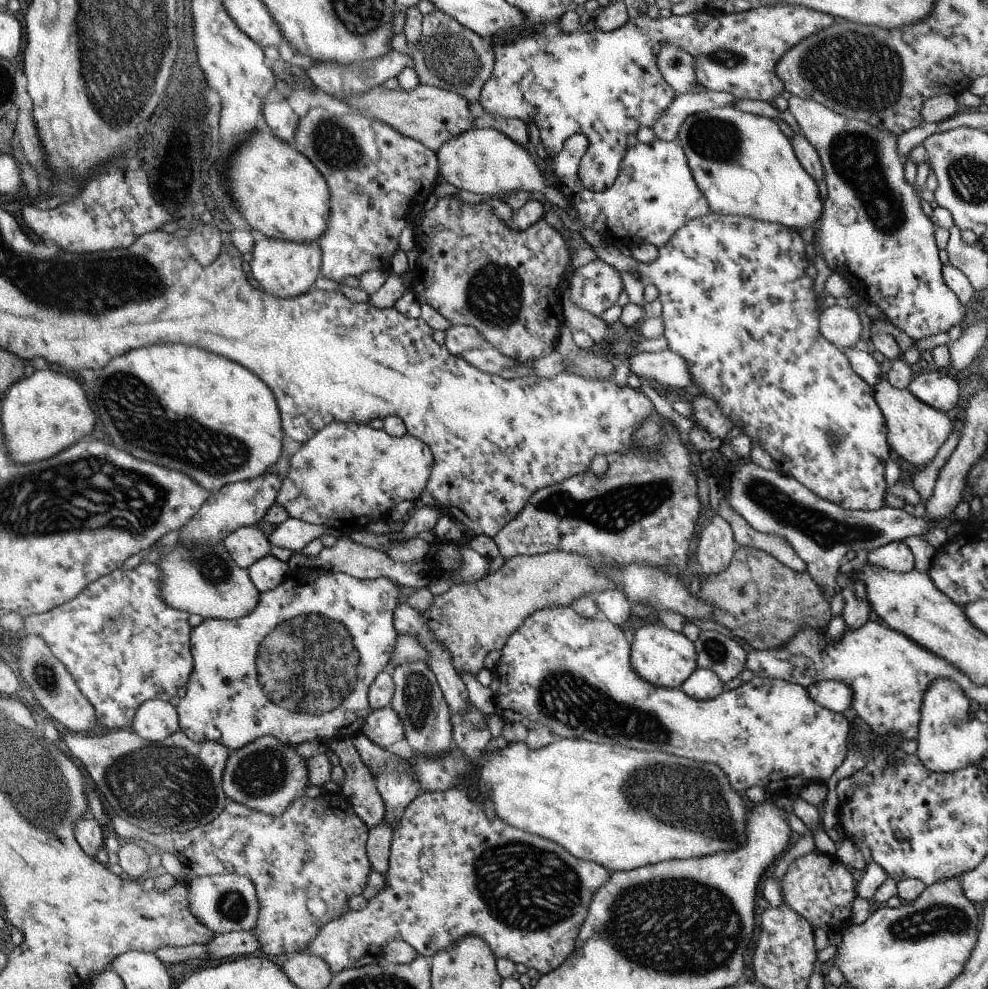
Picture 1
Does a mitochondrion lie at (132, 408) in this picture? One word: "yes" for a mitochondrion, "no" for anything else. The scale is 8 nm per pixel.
yes

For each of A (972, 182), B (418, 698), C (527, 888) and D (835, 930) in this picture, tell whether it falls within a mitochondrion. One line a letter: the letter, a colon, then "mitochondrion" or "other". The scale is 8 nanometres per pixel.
A: mitochondrion
B: mitochondrion
C: mitochondrion
D: other

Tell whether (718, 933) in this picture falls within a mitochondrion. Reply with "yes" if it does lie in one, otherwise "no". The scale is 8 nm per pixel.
yes

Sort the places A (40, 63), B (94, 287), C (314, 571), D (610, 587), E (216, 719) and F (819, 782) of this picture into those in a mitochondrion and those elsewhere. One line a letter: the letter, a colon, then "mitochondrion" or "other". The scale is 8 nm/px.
A: other
B: mitochondrion
C: other
D: other
E: other
F: other

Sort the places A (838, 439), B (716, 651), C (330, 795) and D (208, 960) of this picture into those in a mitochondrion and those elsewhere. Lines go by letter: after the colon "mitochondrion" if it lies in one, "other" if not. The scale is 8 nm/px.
A: mitochondrion
B: mitochondrion
C: other
D: other

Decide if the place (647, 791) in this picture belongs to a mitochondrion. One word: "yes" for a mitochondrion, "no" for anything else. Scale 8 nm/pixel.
yes

